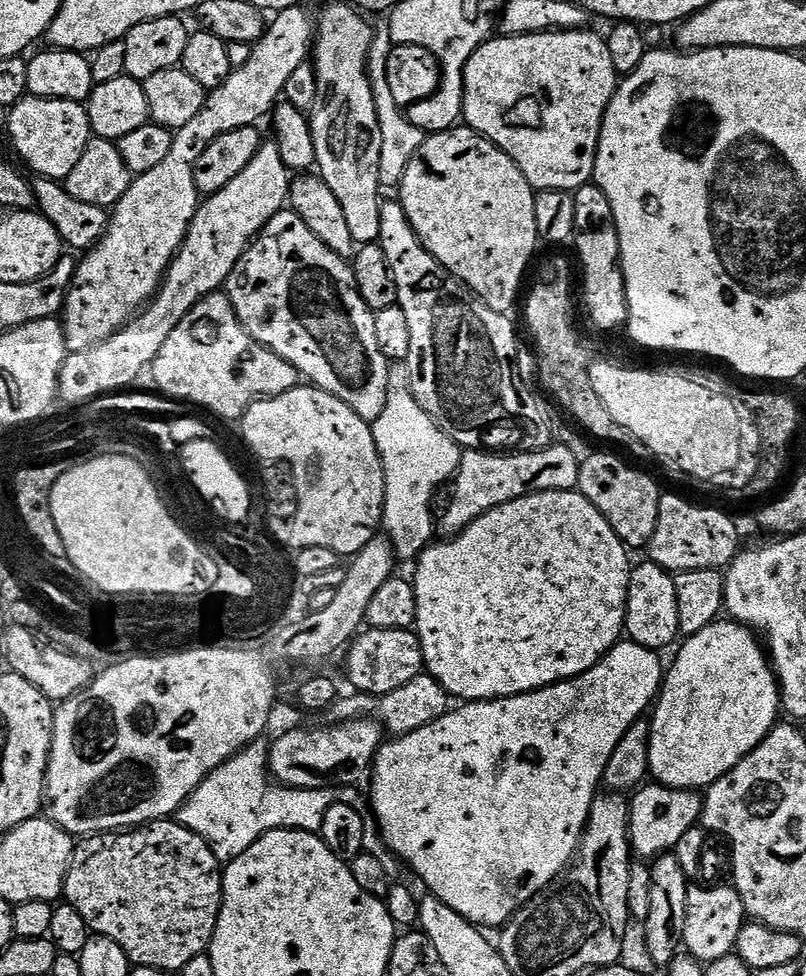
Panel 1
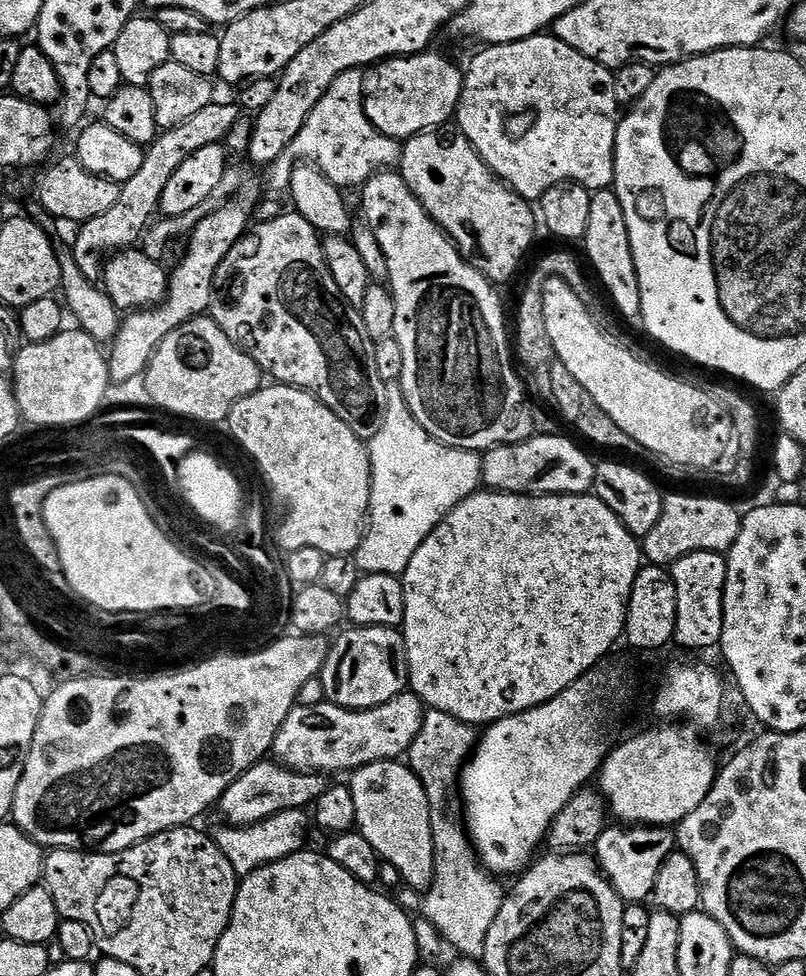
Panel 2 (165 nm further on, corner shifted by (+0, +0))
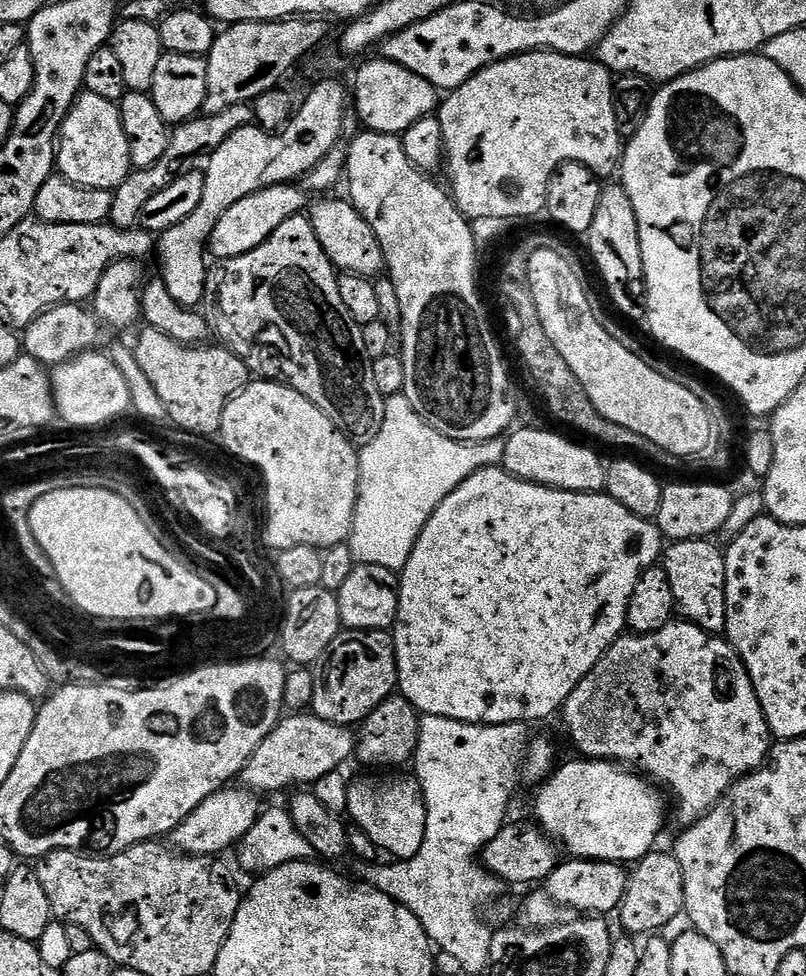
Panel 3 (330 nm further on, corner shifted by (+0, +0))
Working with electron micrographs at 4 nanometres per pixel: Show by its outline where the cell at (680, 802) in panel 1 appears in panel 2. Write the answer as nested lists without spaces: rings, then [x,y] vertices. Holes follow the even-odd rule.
[[[616,822],[605,828],[598,838],[594,845],[594,859],[625,905],[643,905],[653,895],[662,862],[666,862],[677,844],[676,833],[671,827]]]

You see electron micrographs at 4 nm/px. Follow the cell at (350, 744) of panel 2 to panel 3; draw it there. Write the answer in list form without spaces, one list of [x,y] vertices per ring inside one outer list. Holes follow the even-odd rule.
[[[288,714],[276,725],[275,730],[267,736],[254,750],[254,754],[246,762],[242,773],[243,787],[257,793],[280,792],[292,783],[296,786],[312,786],[323,775],[343,769],[343,764],[353,759],[356,750],[356,736],[351,727],[334,722],[326,722],[322,718],[311,714]]]

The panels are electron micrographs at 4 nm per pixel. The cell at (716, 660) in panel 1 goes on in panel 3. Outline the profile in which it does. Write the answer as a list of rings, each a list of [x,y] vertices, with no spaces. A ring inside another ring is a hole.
[[[575,759],[569,764],[561,763],[552,775],[539,785],[535,823],[547,839],[553,842],[564,840],[564,848],[569,857],[578,860],[601,860],[625,866],[635,865],[657,847],[656,839],[664,828],[665,793],[643,775],[611,760]]]

